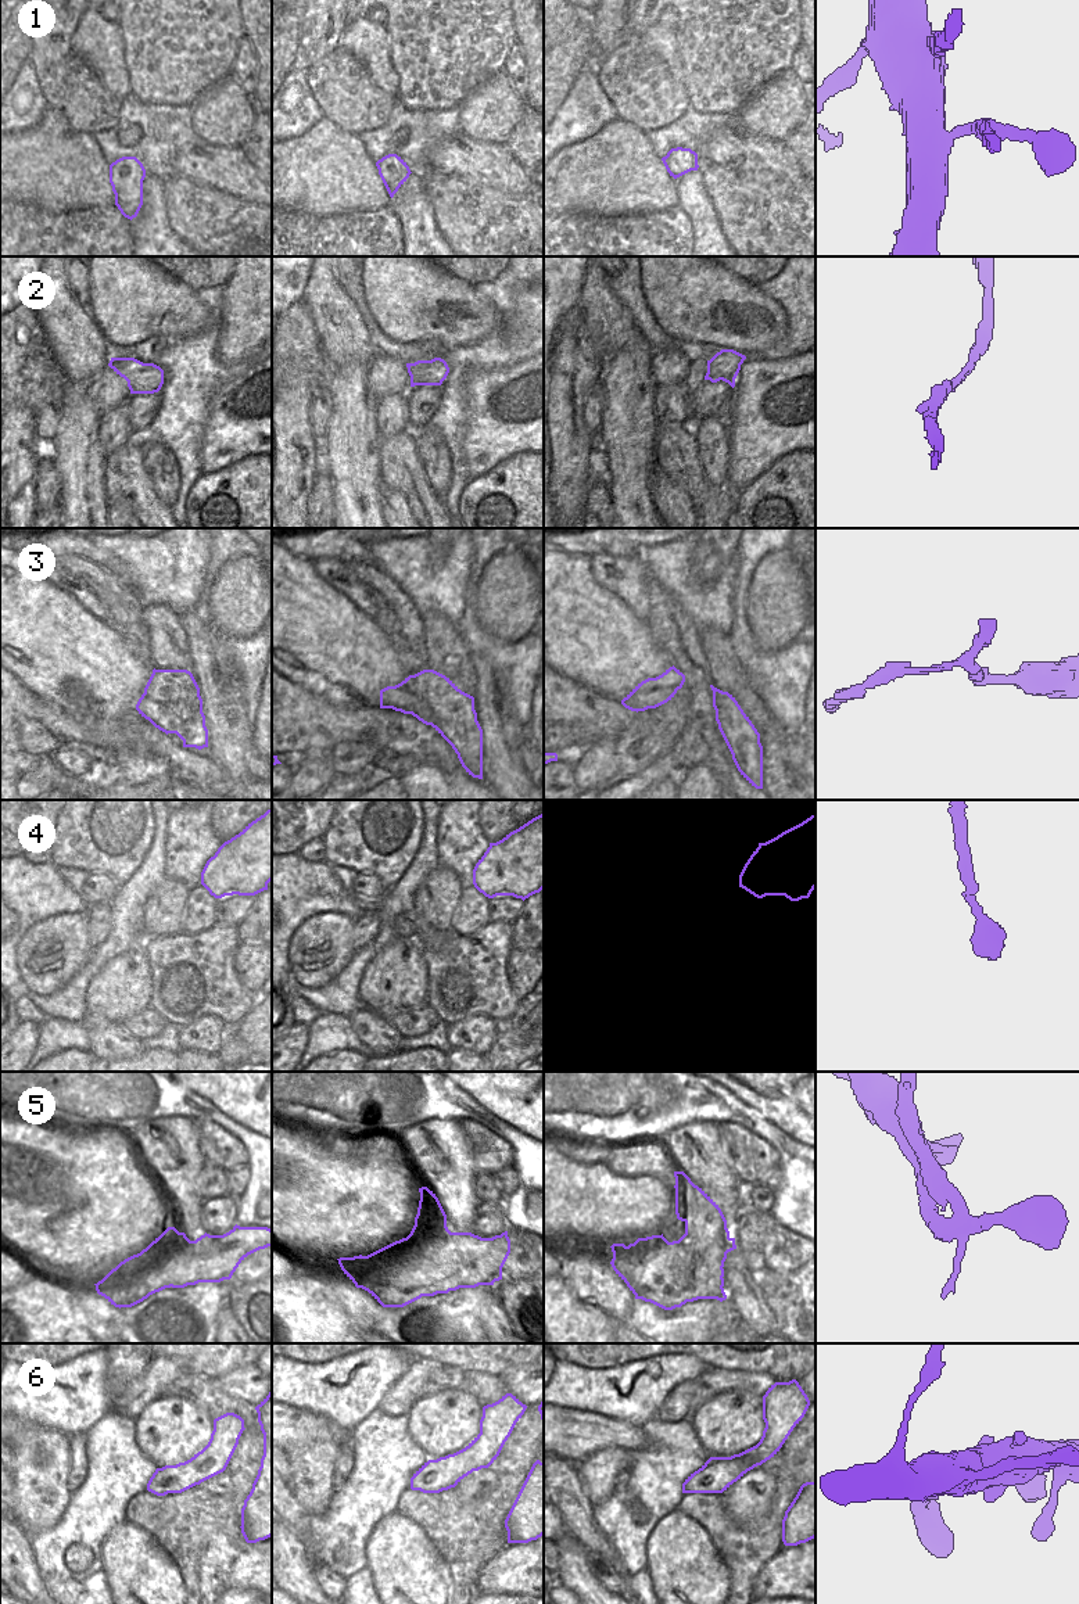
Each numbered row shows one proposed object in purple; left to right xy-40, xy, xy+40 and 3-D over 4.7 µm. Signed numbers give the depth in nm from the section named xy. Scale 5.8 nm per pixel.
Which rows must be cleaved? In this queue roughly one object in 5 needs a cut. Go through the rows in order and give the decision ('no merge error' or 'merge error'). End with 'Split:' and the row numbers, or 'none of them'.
1: no merge error
2: no merge error
3: no merge error
4: merge error
5: merge error
6: no merge error
Split: 4, 5

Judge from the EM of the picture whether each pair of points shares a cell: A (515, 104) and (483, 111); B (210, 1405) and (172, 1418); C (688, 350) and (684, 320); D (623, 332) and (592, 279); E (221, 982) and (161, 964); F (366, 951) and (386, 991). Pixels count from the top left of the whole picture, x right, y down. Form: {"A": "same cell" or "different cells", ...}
{"A": "same cell", "B": "different cells", "C": "different cells", "D": "same cell", "E": "same cell", "F": "different cells"}

